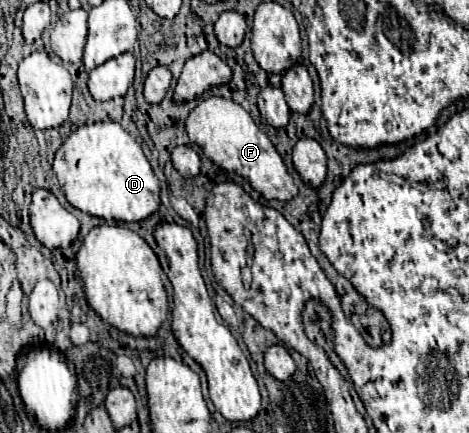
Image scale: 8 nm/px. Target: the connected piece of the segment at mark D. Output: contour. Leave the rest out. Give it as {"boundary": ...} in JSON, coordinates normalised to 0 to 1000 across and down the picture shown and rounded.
{"boundary":[[[245,279],[177,289],[126,339],[113,372],[143,464],[177,492],[245,510],[305,510],[339,483],[339,418],[301,335]]]}

